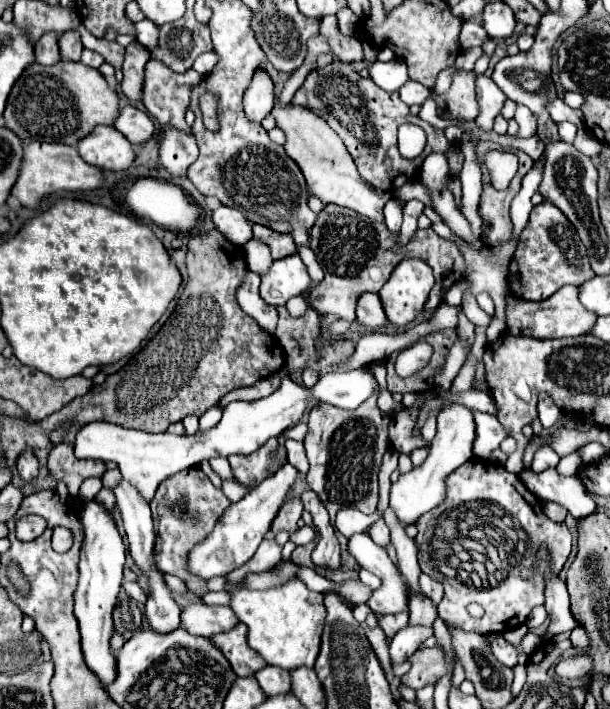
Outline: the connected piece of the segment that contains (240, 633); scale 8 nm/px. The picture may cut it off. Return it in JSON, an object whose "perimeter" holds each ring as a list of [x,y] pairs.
{"perimeter":[[[236,624],[228,632],[214,634],[210,642],[226,656],[230,666],[238,676],[254,676],[258,668],[264,668],[266,662],[258,652],[254,652],[246,642],[246,624]]]}

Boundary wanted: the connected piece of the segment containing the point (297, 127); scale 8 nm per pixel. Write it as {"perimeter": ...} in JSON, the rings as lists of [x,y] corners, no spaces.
{"perimeter":[[[276,96],[272,116],[276,120],[276,126],[286,134],[284,150],[286,154],[300,166],[310,190],[314,196],[318,196],[324,204],[338,204],[344,208],[350,208],[362,216],[382,220],[382,208],[392,198],[390,192],[378,192],[376,188],[370,188],[358,174],[354,160],[350,158],[346,146],[336,136],[336,132],[322,120],[320,116],[314,116],[308,108],[296,106],[296,104],[282,104]]]}

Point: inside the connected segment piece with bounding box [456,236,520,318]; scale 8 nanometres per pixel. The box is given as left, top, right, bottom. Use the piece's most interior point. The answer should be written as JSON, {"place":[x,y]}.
{"place":[488,274]}

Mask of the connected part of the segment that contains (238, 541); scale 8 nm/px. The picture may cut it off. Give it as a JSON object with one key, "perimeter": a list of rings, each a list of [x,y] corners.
{"perimeter":[[[286,462],[272,478],[266,478],[264,482],[260,482],[250,494],[246,494],[240,502],[230,504],[224,514],[220,516],[220,520],[216,522],[214,530],[200,542],[196,544],[190,554],[188,554],[188,572],[192,576],[198,576],[200,580],[210,580],[216,576],[226,576],[232,570],[244,566],[256,552],[256,548],[260,546],[264,534],[270,530],[270,524],[274,520],[274,516],[278,514],[282,502],[286,500],[286,494],[292,486],[292,482],[296,480],[298,470]]]}

